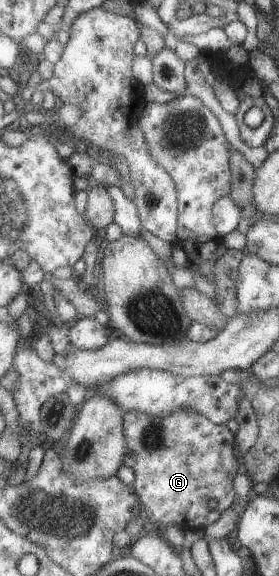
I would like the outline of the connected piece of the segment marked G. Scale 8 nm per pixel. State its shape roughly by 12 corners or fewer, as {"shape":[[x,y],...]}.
{"shape":[[194,410],[124,413],[153,529],[235,501],[235,435]]}

